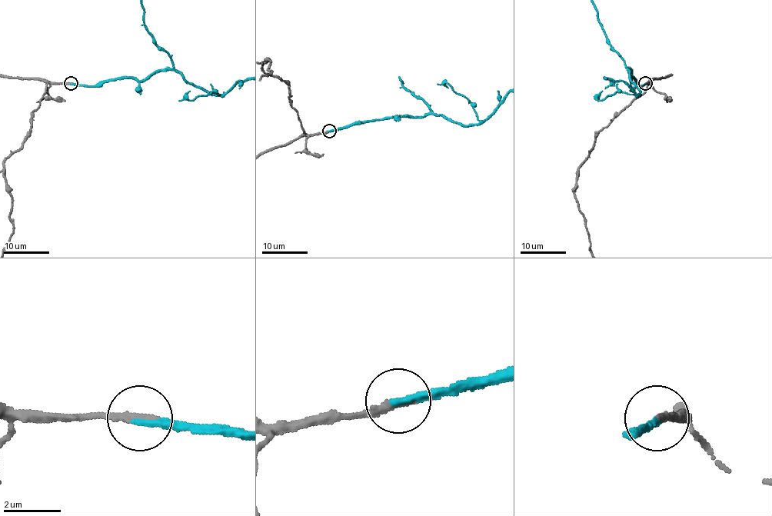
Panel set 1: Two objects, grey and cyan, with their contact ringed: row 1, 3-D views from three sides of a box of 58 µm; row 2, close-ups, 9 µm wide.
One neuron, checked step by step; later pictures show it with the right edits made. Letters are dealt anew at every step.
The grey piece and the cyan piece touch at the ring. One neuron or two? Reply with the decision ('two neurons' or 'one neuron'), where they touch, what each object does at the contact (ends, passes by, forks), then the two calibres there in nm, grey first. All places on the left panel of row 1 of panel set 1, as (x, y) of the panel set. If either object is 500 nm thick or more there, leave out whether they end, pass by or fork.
one neuron | (71, 83) | grey ends | cyan ends | 300/260 nm

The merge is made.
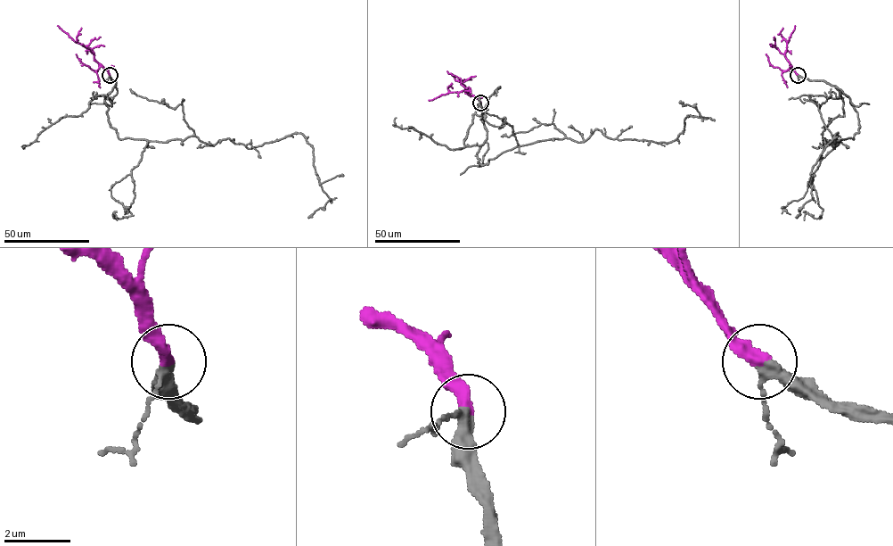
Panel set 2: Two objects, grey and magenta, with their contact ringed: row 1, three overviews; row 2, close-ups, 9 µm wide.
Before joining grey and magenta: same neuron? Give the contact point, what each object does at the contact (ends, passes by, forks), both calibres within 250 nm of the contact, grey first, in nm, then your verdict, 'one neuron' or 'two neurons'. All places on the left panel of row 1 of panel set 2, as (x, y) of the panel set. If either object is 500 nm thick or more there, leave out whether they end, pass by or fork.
at (110, 75); grey passes by; magenta ends there; 280 nm thick on the grey side, 380 nm on the other; one neuron

